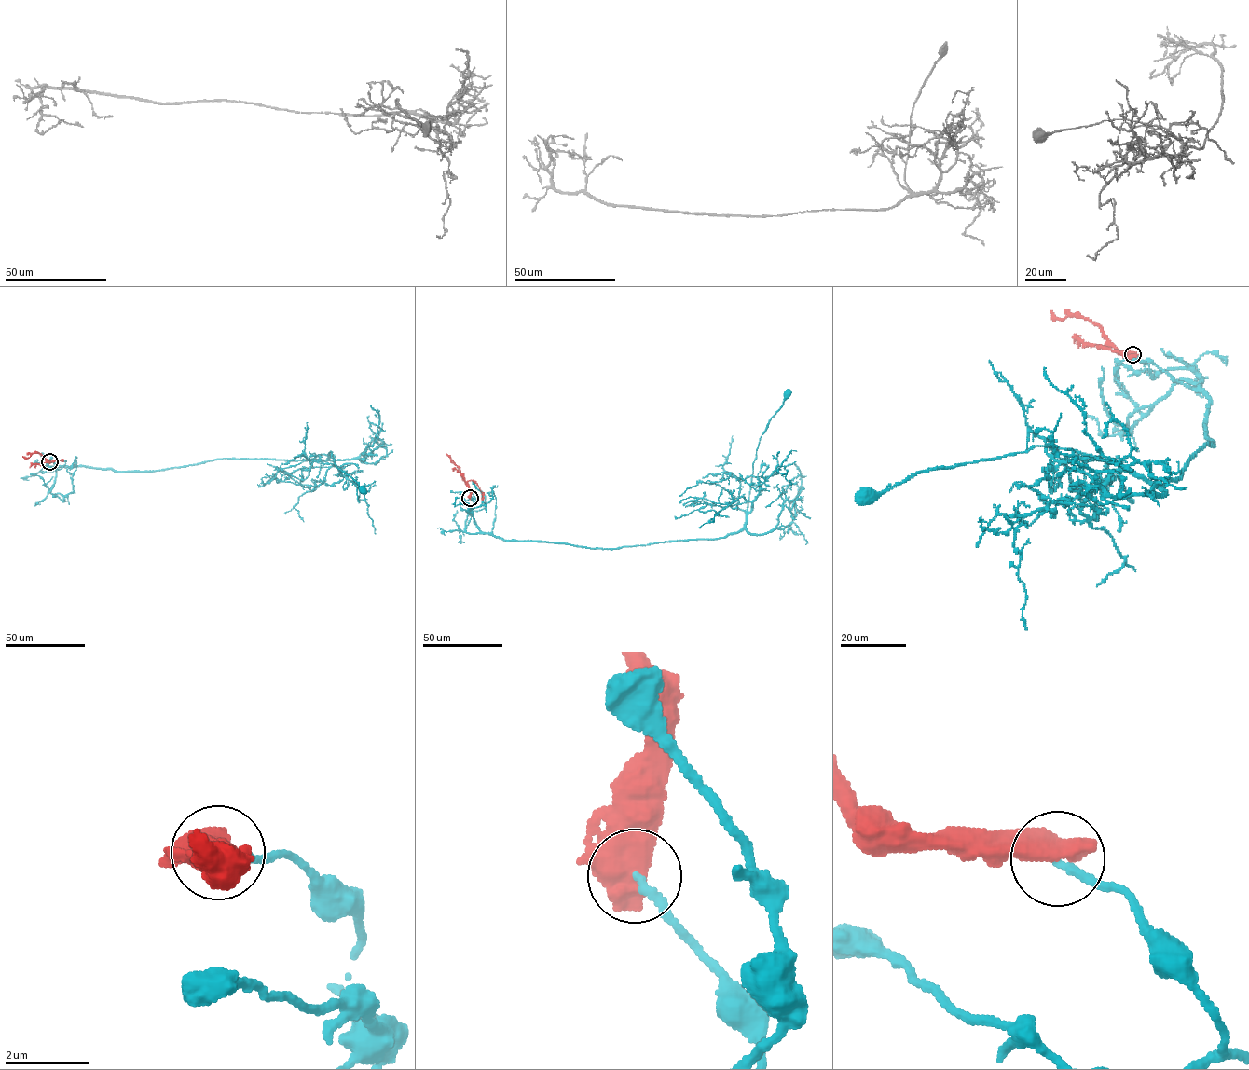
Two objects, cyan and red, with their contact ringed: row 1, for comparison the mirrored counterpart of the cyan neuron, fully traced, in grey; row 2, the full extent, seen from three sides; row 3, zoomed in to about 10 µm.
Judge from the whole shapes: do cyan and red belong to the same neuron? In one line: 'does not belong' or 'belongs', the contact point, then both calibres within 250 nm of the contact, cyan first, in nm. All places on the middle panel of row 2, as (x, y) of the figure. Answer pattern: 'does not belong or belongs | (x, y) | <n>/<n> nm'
does not belong | (470, 498) | 180/850 nm

